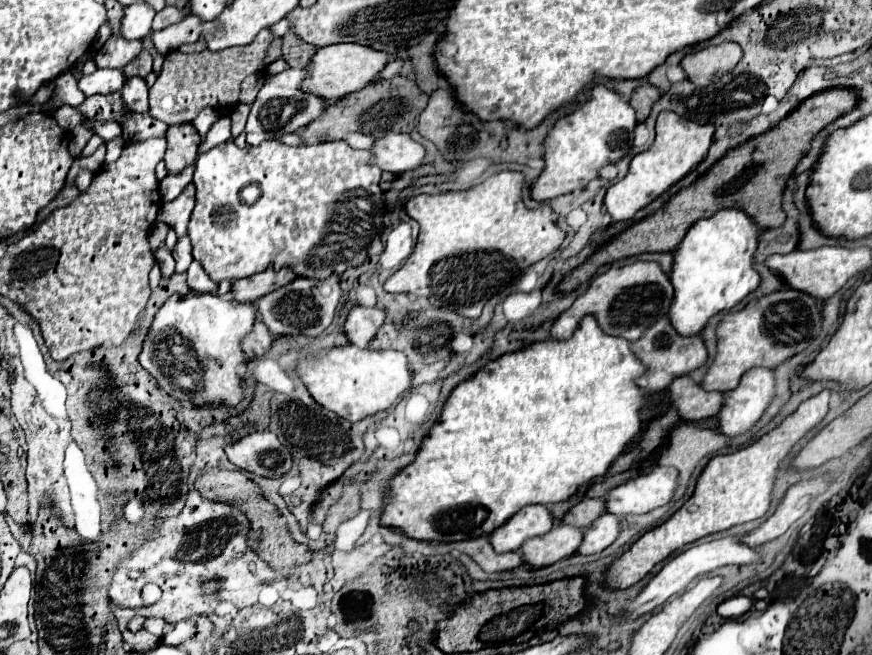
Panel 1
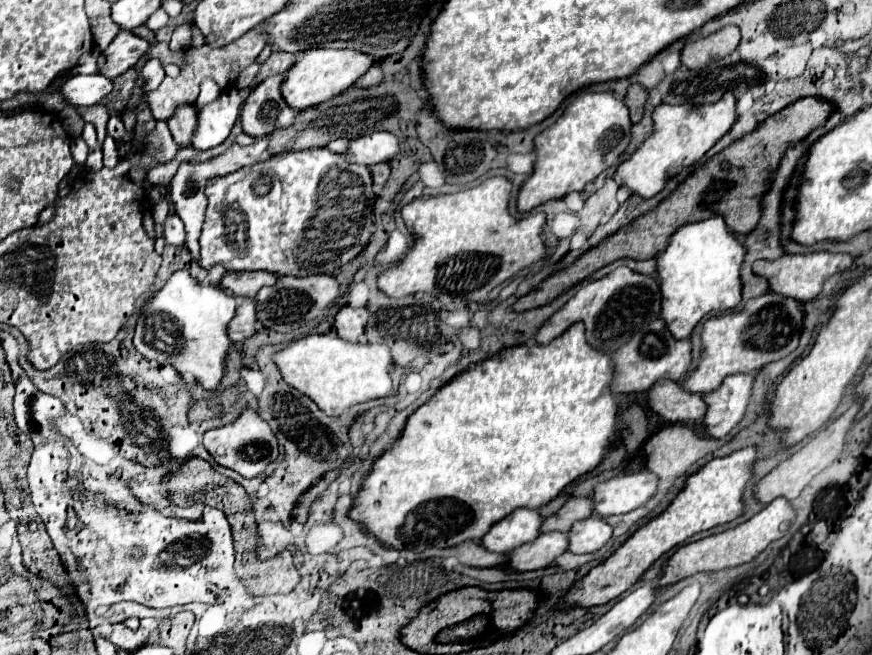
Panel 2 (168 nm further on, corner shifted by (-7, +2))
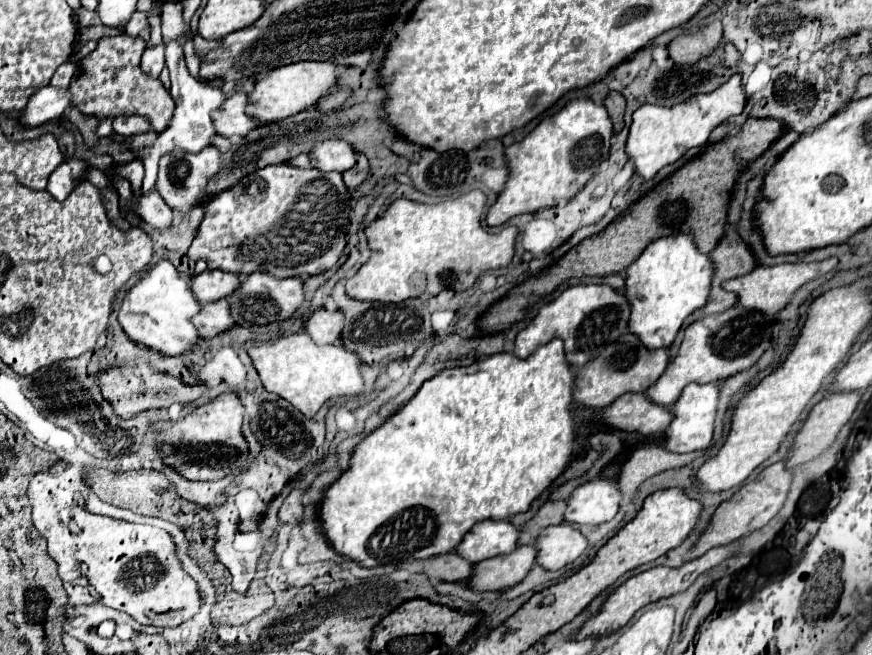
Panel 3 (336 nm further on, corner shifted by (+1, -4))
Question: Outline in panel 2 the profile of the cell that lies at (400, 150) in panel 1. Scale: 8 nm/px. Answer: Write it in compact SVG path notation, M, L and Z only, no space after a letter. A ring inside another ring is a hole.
M373 131L353 139L343 155L347 161L359 165L375 165L375 163L387 163L397 153L399 153L399 143L393 133Z

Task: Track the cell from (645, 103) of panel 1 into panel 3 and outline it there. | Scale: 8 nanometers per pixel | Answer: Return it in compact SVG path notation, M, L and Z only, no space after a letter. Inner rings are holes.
M611 91L609 95L607 95L607 99L605 99L605 107L607 107L607 111L609 111L609 115L611 115L611 121L613 121L613 129L615 129L615 133L619 133L621 129L623 129L623 115L625 115L625 97L621 95L621 93L617 93L617 91Z

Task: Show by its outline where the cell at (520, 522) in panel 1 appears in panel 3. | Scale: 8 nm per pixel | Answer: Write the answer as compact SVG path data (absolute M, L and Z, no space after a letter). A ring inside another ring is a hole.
M485 521L473 527L459 543L457 553L471 563L505 555L517 549L519 529L511 521Z

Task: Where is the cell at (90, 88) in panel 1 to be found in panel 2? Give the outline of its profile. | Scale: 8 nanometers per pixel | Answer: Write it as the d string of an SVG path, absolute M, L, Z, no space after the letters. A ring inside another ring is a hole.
M75 75L61 85L63 99L73 107L87 107L101 101L101 97L109 95L113 83L103 75Z

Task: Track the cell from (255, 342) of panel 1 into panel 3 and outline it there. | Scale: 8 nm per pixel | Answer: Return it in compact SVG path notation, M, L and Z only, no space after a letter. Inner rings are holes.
M227 299L203 305L201 315L195 315L193 323L195 323L195 327L203 339L213 339L213 337L235 327Z

